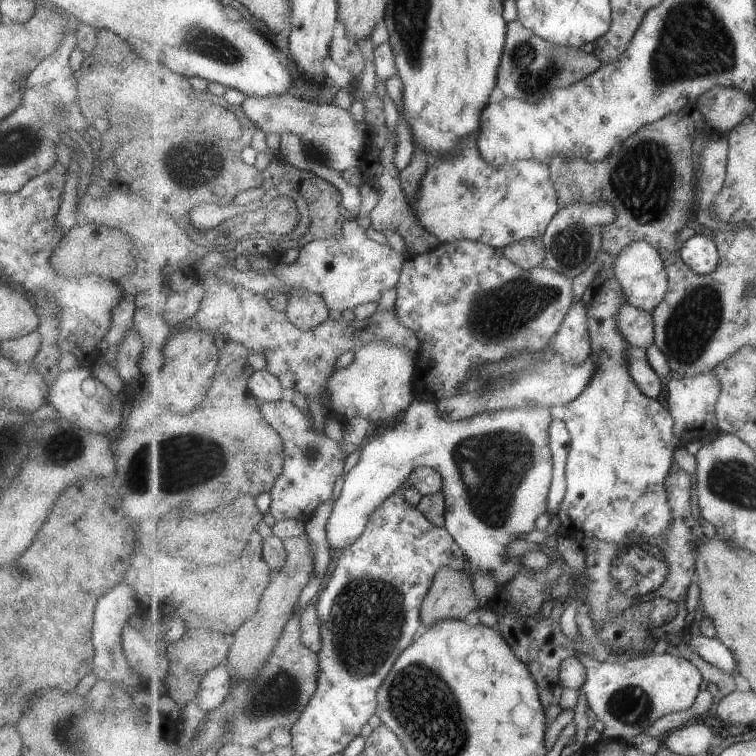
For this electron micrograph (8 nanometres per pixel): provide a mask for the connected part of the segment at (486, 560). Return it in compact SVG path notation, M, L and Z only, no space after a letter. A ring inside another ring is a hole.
M416 398L397 426L363 443L359 462L348 471L344 490L335 502L327 522L327 538L331 552L341 551L355 544L369 522L369 516L399 488L407 486L411 473L417 467L431 467L442 474L446 496L446 522L444 526L463 548L470 564L471 574L492 571L496 590L509 584L521 570L520 557L507 557L507 548L515 539L539 528L537 518L548 512L548 496L554 474L553 451L549 446L549 428L553 424L551 408L513 408L499 412L483 412L465 420L453 421L441 416L436 401Z

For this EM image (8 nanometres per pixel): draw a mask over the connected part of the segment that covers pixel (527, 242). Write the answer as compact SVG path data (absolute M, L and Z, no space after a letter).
M542 237L524 238L517 242L512 242L504 248L504 254L526 271L542 266L546 259L546 248Z

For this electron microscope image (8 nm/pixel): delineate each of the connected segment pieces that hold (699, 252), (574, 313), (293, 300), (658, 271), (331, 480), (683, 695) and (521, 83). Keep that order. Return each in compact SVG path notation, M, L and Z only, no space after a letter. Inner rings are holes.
M693 235L681 245L681 248L681 258L697 274L711 274L720 267L719 250L708 236Z
M581 298L565 317L561 328L552 338L554 350L567 364L583 364L591 355L591 334L587 326L587 306Z
M295 290L290 296L287 314L301 330L313 330L329 320L329 305L320 294L309 290Z
M637 241L628 244L616 257L615 274L625 290L627 301L639 309L652 312L665 300L668 293L668 270L664 256L647 241Z
M288 398L283 401L260 403L260 410L264 420L281 434L285 447L283 472L271 492L270 514L277 521L300 519L302 514L312 516L312 512L321 504L333 498L336 482L345 472L344 460L347 454L323 430L315 430L311 411L303 412Z
M666 652L661 655L650 653L639 655L617 662L614 660L599 662L593 658L586 658L584 664L588 670L588 680L585 681L581 690L585 690L591 717L596 717L604 723L603 740L627 742L634 736L645 733L662 716L683 712L683 710L691 708L697 700L697 694L701 692L704 678L703 672L691 660L687 660L683 656L676 657Z
M519 20L509 24L507 32L509 38L505 44L503 64L509 64L509 70L503 72L503 64L501 64L497 86L503 90L503 94L511 98L525 100L525 102L543 102L553 90L569 88L604 66L603 60L594 52L588 54L583 47L557 46L537 36L529 28L525 28Z

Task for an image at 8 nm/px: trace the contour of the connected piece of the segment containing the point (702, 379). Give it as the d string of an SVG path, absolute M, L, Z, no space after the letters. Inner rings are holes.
M711 373L705 375L695 375L694 377L679 377L671 379L667 384L668 390L668 409L675 419L675 431L678 435L684 430L704 429L717 424L717 402L723 390L721 380Z

